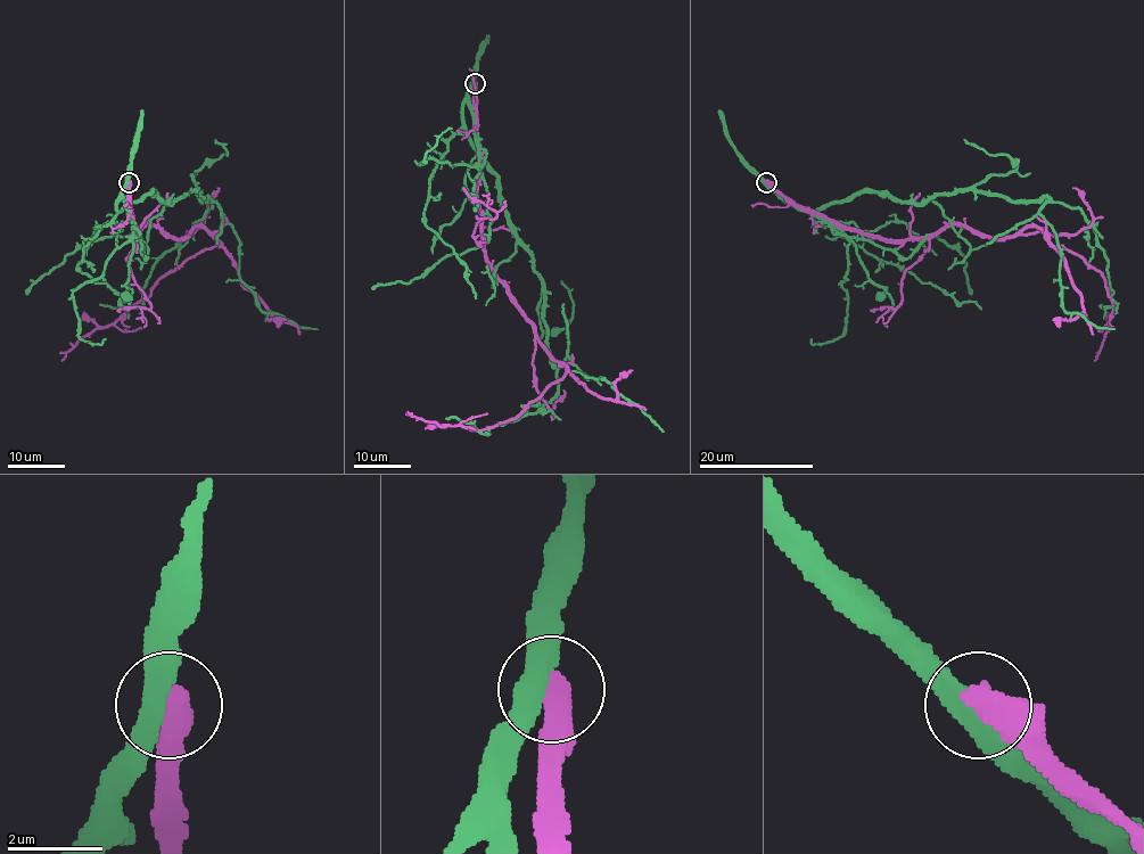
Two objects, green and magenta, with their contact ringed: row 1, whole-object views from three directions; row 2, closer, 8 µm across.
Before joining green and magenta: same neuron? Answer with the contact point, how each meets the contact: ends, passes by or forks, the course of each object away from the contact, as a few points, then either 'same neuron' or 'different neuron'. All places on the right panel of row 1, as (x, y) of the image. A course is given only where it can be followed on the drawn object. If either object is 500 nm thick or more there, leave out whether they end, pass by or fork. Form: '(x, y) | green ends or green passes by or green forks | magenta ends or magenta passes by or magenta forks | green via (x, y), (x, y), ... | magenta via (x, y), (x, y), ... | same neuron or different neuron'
(766, 182) | green via (766, 182), (813, 211), (859, 191), (926, 203), (964, 190), (1078, 207), (1108, 262), (1117, 308), (1101, 304) | magenta via (766, 182), (886, 239), (957, 224), (1005, 239), (1038, 228), (1105, 281), (1112, 314), (1094, 360) | different neuron

